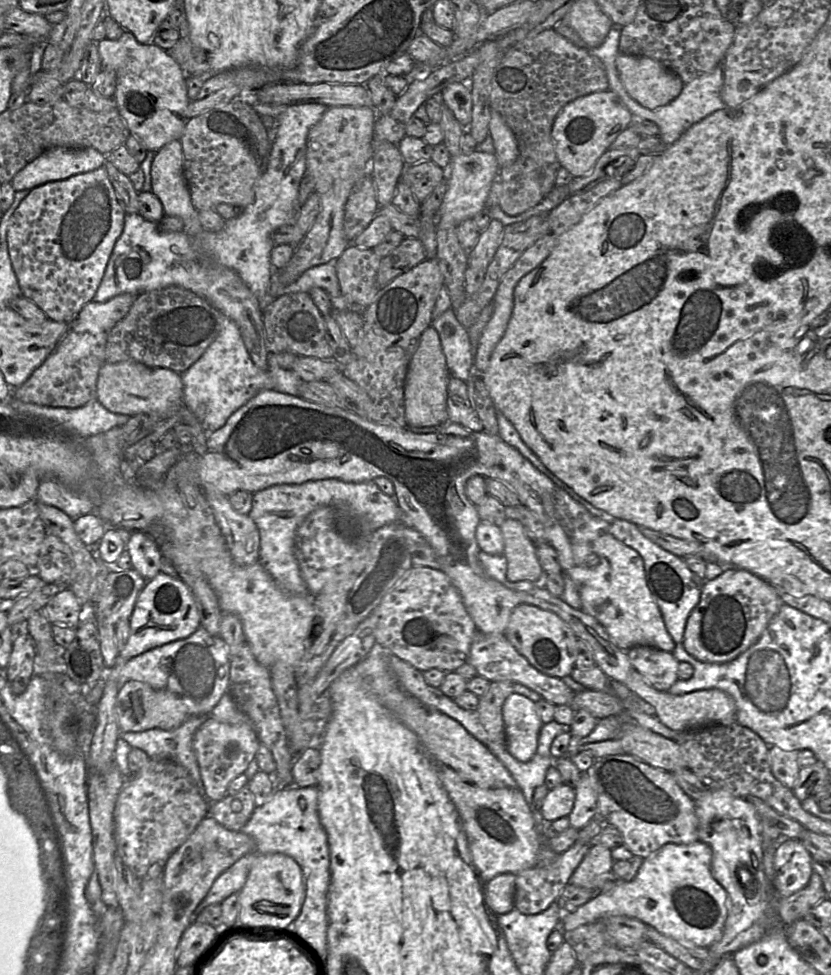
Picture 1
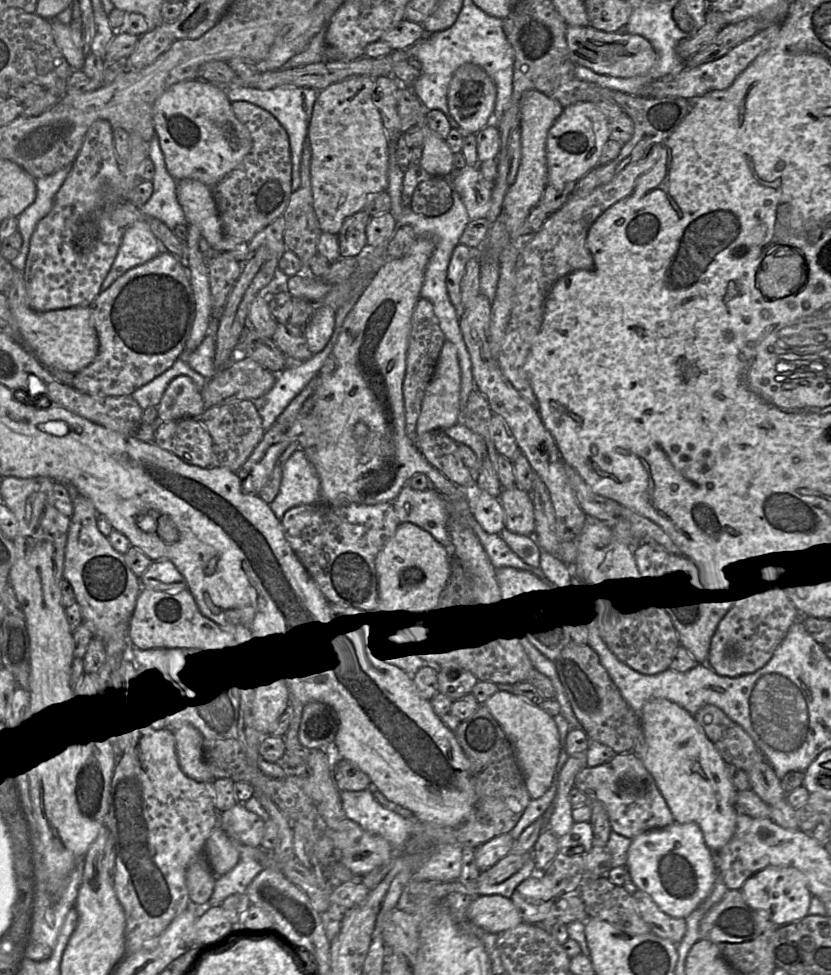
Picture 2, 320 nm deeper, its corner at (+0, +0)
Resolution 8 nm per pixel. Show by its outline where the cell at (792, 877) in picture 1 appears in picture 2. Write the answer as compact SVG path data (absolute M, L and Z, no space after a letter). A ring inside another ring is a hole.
M769 866L749 877L740 889L745 902L777 926L807 916L812 894L804 875L793 867Z

